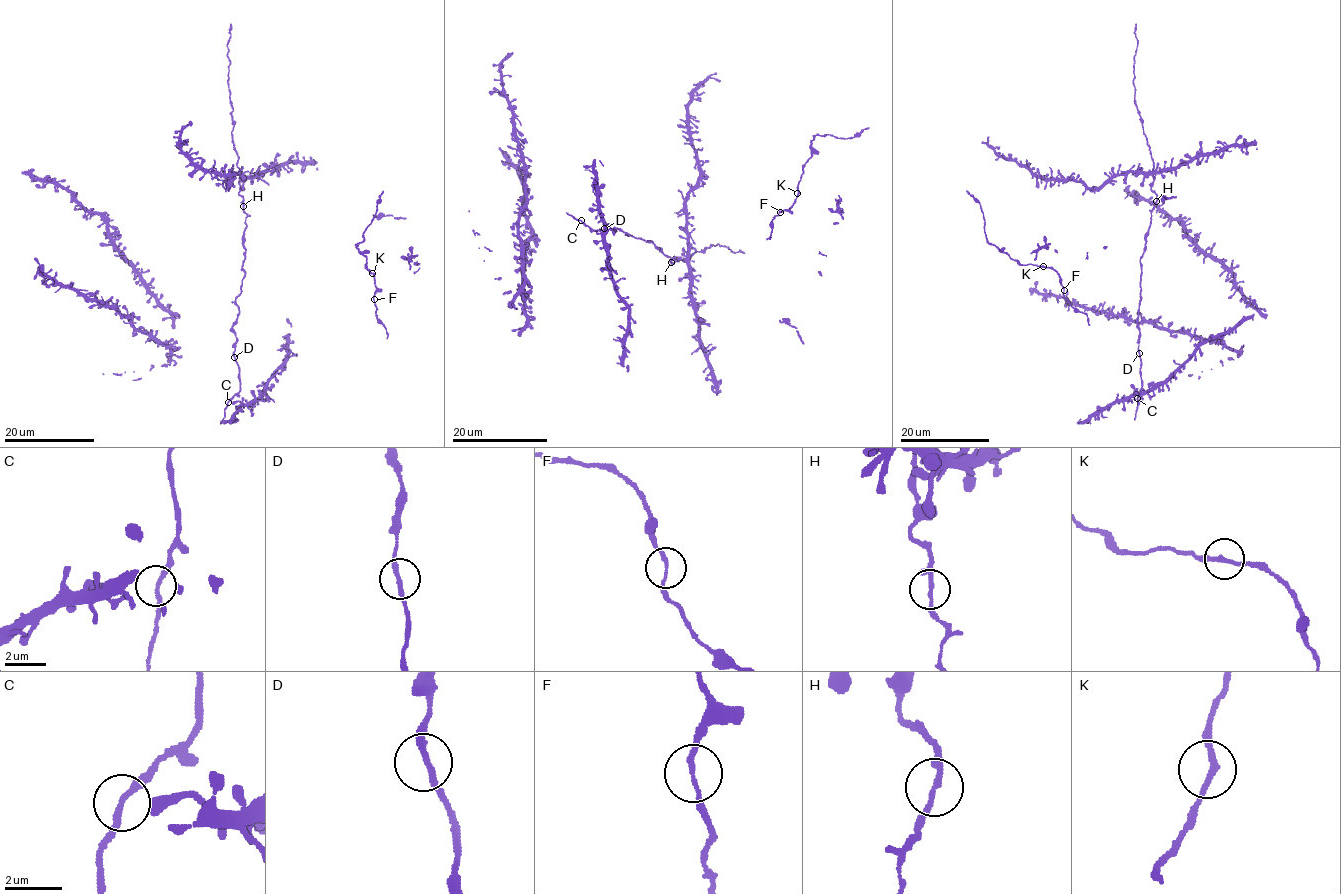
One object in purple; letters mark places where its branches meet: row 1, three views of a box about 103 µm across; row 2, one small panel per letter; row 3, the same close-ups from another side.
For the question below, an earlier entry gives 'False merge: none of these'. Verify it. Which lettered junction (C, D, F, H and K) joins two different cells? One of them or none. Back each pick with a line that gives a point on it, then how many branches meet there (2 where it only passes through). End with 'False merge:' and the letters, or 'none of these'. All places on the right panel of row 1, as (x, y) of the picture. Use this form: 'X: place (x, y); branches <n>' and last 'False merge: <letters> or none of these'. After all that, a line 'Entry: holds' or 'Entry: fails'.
False merge: none of these
Entry: holds

